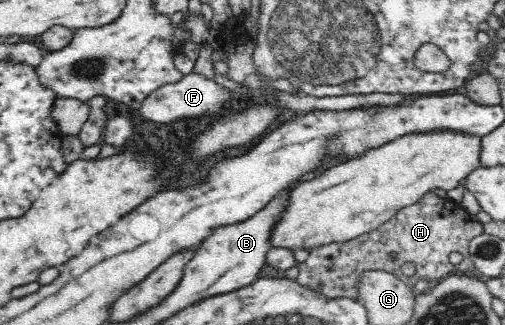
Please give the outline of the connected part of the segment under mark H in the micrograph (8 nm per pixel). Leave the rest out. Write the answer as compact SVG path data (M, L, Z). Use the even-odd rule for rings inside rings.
M433 191L427 192L419 202L403 207L399 212L371 232L362 234L349 242L331 243L310 252L309 258L298 264L299 275L296 278L301 286L313 289L330 299L350 298L359 300L358 282L365 271L383 270L403 279L407 286L413 288L418 281L427 281L430 285L443 280L447 275L475 274L469 251L470 242L483 234L483 223L476 215L449 197L441 197ZM453 252L463 255L463 261L452 264L449 256ZM413 262L415 275L403 277L401 266Z

